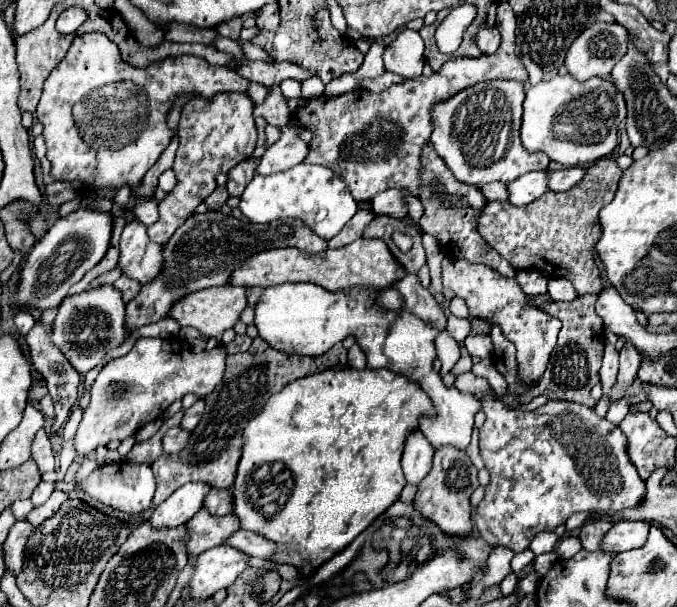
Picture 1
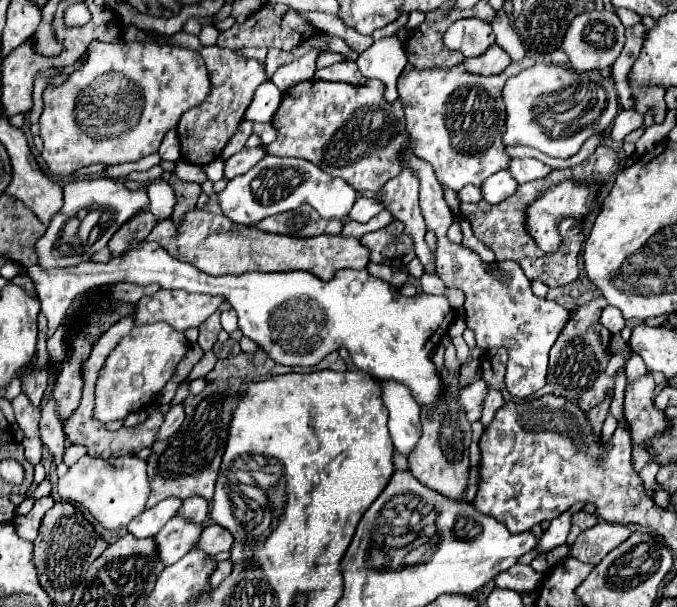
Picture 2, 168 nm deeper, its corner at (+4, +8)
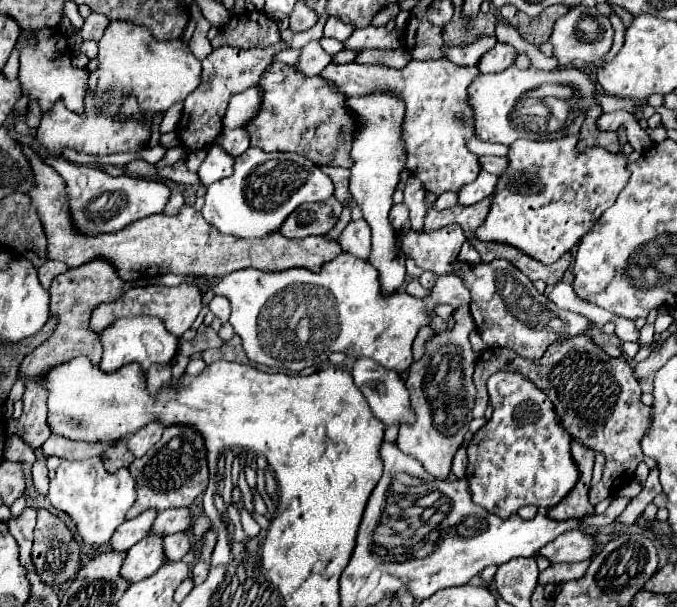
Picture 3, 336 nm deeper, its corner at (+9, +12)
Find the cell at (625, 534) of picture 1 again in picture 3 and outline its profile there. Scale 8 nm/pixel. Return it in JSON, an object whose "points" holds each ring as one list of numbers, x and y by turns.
{"points":[[580,530,566,532,566,534,558,536,558,540,550,542,546,548,542,548,542,552,538,552,538,554,548,558,550,564,582,562,582,560,588,560,594,556,594,536,586,536]]}

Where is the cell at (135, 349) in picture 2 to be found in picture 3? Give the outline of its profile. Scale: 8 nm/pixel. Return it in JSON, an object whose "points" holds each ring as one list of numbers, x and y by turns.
{"points":[[152,316,116,320,110,328,106,328,102,332,100,340,104,346,104,356,102,356,100,368,104,372,116,372,118,368,122,368,124,364,130,364,130,362,138,362,138,364,142,364,144,370,148,370,148,366,154,362,158,362,158,364,172,362,172,358,176,354,176,336,172,336,164,328,162,320,152,318]]}

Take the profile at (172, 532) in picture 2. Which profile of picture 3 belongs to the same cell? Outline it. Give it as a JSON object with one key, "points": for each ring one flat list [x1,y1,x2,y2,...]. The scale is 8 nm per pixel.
{"points":[[150,534,128,550,122,564,122,578,130,584,144,580,152,576,164,564,164,560,166,556,162,552,162,536]]}

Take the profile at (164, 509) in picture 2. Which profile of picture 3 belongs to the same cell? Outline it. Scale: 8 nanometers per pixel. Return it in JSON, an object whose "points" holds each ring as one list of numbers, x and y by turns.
{"points":[[146,510,146,512,142,512,142,516,136,516,136,518,132,518,132,520,122,522,122,524,116,528,114,536,110,538,112,550,126,552,126,550,130,550,136,542,140,542,142,538,146,538,146,536,148,536,148,530,150,530,150,526,152,526,152,522,154,522,154,518,156,518,156,510,152,510,152,512]]}

